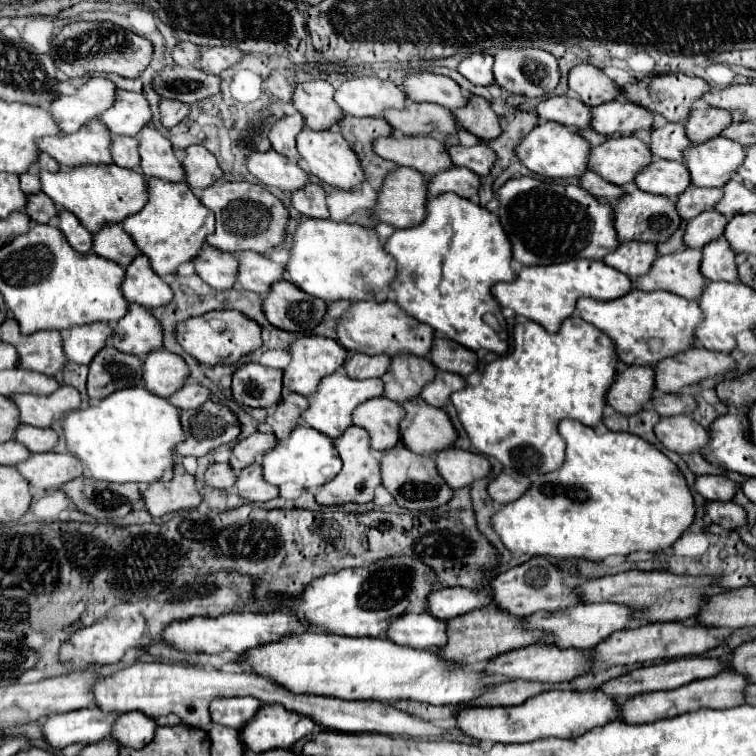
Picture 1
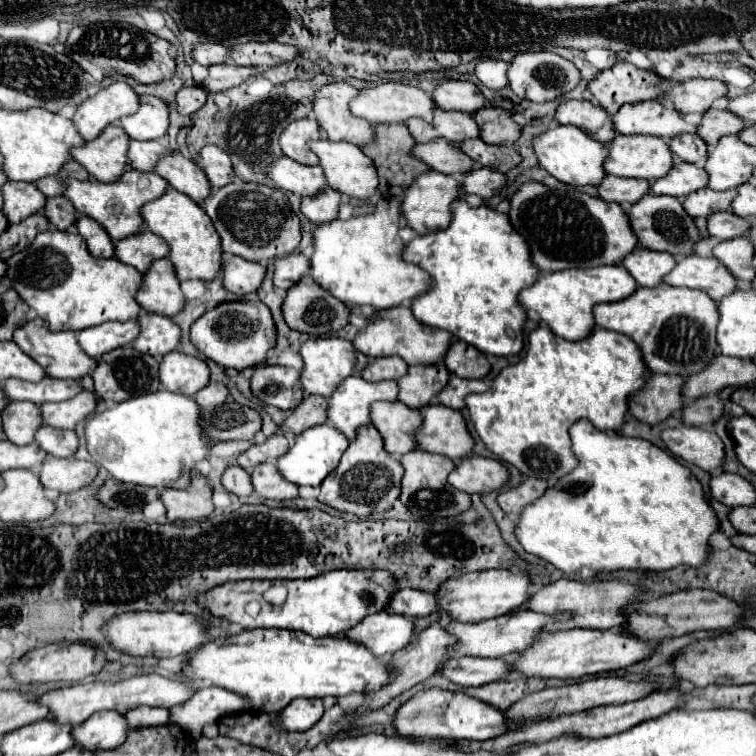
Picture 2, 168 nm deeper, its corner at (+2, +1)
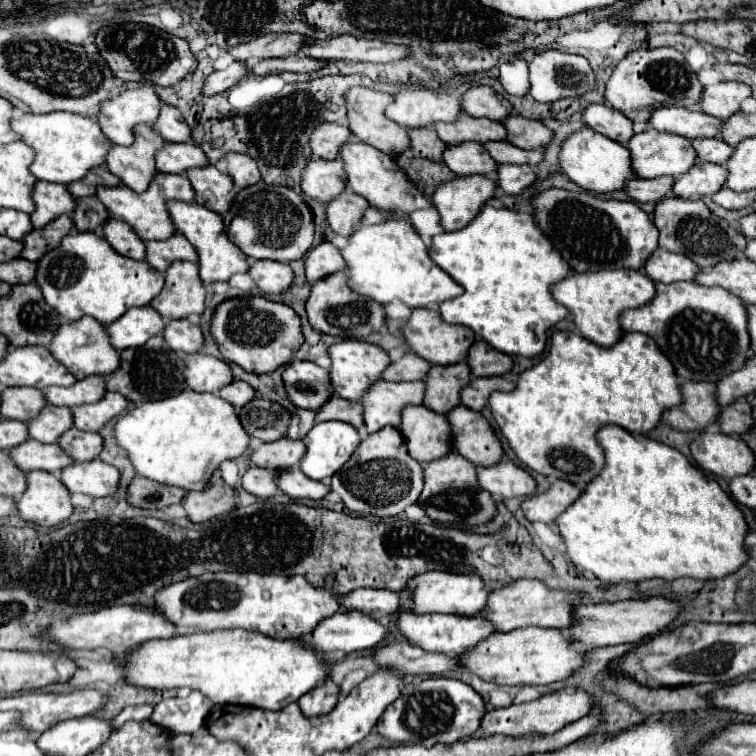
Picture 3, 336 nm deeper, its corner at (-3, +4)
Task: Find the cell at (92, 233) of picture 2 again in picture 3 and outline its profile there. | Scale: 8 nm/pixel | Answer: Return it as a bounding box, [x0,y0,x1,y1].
[102,217,144,261]

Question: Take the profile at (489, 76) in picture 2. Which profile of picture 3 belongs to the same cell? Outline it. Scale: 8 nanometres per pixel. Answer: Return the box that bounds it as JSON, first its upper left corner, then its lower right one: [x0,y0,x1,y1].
[500,59,528,95]

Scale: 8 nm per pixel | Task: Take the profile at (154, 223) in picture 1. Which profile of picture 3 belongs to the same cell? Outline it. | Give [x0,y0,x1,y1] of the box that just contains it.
[166,201,248,284]

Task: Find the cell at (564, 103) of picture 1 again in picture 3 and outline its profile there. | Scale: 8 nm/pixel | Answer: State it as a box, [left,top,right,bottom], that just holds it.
[584,103,634,143]

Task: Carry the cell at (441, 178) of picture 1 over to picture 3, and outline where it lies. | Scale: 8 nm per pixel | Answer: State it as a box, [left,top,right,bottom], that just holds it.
[496,165,536,195]

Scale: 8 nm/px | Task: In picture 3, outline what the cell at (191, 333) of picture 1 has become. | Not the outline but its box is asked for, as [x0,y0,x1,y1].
[210,297,304,373]

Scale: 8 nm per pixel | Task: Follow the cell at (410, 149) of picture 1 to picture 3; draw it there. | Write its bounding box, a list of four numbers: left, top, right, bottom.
[444,143,496,175]

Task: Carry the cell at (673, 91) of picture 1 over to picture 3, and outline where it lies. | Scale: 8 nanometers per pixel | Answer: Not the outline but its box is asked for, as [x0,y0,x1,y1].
[700,81,750,119]

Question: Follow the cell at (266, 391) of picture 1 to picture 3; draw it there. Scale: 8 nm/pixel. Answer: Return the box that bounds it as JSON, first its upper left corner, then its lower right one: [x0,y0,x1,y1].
[282,361,332,411]

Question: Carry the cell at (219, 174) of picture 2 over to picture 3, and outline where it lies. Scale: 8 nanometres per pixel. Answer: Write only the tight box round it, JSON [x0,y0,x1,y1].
[222,151,260,189]

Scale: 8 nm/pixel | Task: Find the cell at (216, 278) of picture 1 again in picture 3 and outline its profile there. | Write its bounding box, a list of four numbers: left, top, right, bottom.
[248,261,294,295]

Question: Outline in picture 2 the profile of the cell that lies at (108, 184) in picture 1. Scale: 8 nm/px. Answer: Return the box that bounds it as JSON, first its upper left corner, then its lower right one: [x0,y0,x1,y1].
[65,170,169,242]

